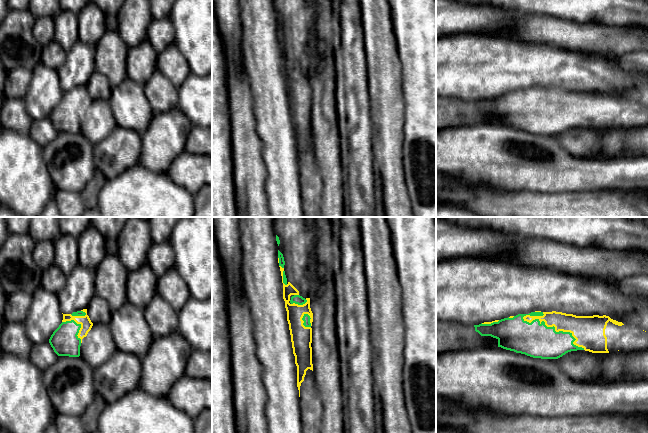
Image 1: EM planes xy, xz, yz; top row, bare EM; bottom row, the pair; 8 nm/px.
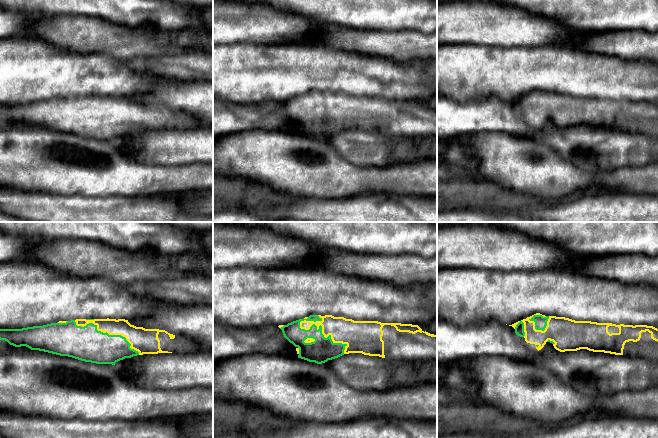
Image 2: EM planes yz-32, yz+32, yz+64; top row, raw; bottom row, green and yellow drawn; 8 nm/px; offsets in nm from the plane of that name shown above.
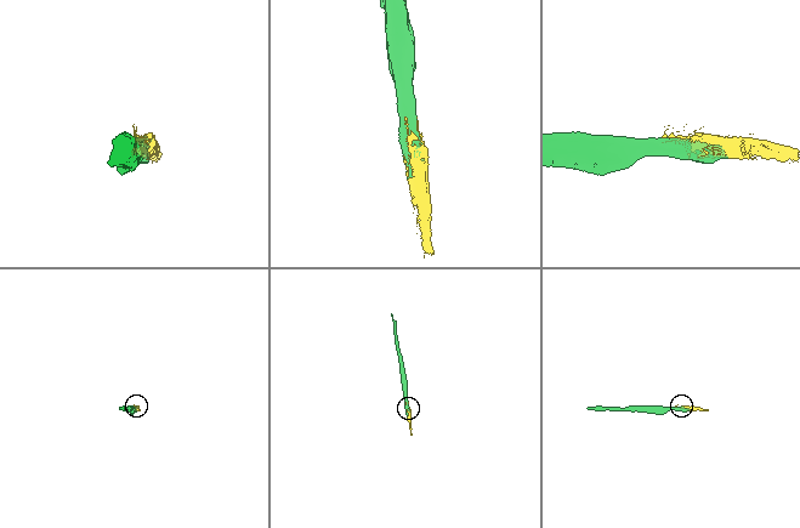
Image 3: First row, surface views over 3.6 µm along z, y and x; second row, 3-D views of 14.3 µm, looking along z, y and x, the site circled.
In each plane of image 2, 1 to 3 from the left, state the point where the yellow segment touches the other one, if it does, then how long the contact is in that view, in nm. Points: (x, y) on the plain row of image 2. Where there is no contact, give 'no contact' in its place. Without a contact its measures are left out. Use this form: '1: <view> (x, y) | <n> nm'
1: yz-32 (106, 108) | 600 nm
2: yz+32 (323, 111) | 440 nm
3: yz+64 (540, 105) | 180 nm

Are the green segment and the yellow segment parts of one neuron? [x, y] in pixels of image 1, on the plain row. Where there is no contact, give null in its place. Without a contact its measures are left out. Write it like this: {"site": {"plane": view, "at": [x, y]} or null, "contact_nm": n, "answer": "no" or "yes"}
{"site": {"plane": "yz", "at": [554, 106]}, "contact_nm": 550, "answer": "no"}

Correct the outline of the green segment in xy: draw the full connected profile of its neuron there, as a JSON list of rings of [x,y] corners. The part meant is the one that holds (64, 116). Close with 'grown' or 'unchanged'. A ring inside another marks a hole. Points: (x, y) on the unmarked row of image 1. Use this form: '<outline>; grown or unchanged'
[[[74,96],[62,98],[53,108],[49,119],[58,132],[79,133],[81,115],[77,112],[81,100]]]; unchanged

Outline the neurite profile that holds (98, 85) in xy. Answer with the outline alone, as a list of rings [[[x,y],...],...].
[[[94,71],[86,85],[87,91],[93,100],[103,99],[109,101],[112,93],[112,85],[105,75]]]

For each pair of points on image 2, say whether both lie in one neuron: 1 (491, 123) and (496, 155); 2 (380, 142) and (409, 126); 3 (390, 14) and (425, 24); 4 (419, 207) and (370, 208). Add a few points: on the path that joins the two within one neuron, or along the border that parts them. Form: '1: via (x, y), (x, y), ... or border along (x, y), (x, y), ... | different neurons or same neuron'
1: border along (469, 133), (510, 132), (515, 136) | different neurons
2: border along (385, 133), (393, 135), (418, 135) | different neurons
3: via (399, 14), (416, 15) | same neuron
4: via (407, 208), (382, 208) | same neuron

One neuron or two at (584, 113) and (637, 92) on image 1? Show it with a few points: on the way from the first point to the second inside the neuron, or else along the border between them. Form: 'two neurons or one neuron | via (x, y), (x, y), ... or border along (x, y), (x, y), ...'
one neuron | via (597, 100), (604, 95), (624, 95)

